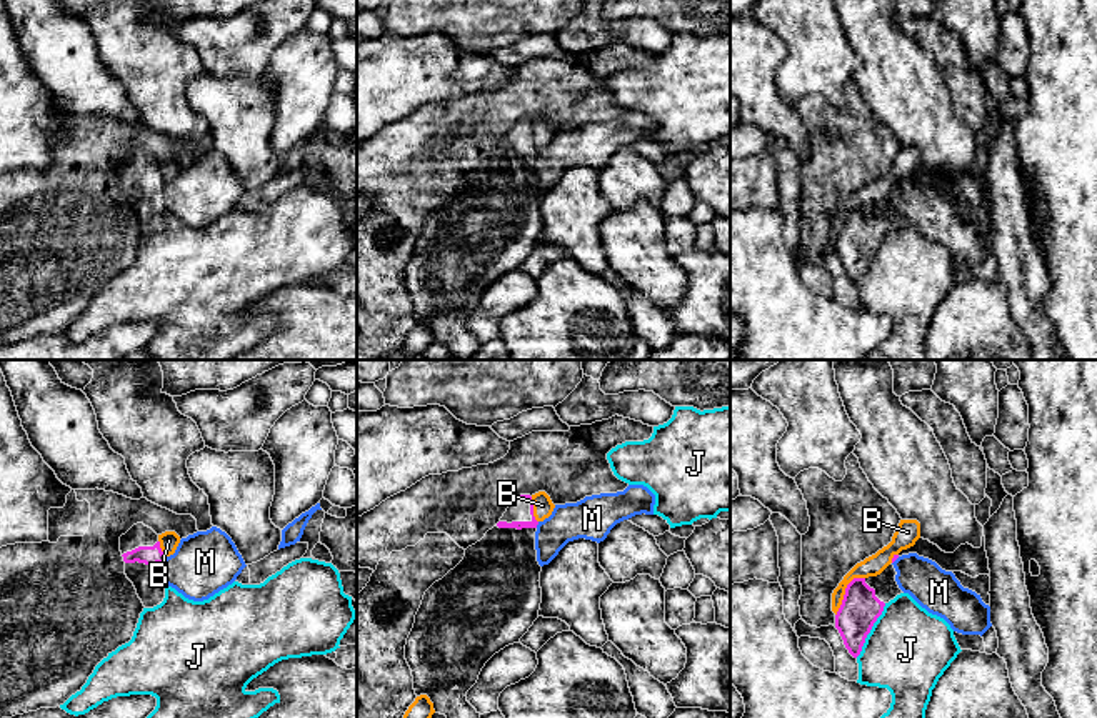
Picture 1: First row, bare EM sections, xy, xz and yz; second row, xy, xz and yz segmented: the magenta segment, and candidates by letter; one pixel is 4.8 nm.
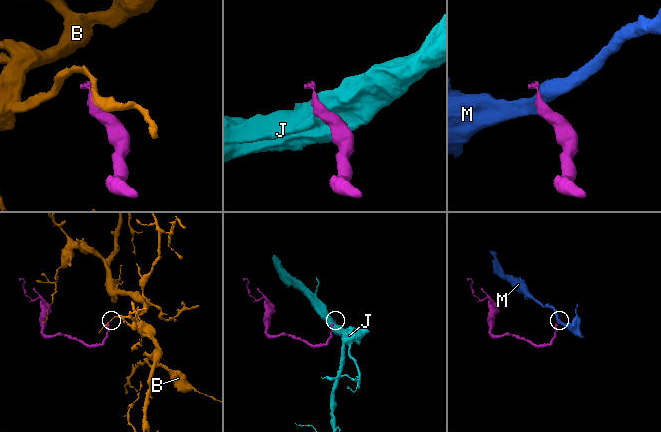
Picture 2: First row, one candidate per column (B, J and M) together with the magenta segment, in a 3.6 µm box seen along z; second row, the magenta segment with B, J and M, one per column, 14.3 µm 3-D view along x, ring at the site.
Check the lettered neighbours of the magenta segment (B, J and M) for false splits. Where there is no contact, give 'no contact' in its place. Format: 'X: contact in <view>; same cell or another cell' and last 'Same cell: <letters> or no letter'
B: contact in yz; another cell
J: contact in yz; another cell
M: contact in xz; another cell
Same cell: no letter

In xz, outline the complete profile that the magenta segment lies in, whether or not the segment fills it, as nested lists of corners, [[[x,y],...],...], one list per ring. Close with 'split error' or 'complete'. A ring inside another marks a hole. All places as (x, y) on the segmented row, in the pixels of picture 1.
[[[520,495],[500,521],[465,550],[463,560],[425,591],[407,638],[405,660],[412,670],[415,695],[427,695],[435,713],[447,718],[480,718],[480,713],[467,701],[467,691],[477,683],[485,663],[505,646],[518,643],[538,618],[542,566],[535,550],[537,525],[532,496]]] | split error

